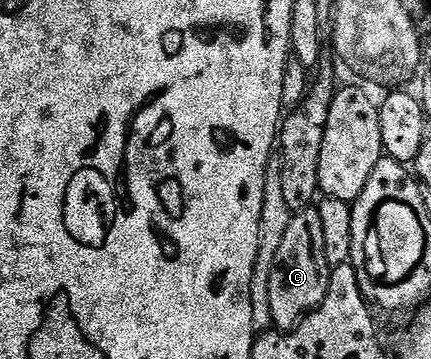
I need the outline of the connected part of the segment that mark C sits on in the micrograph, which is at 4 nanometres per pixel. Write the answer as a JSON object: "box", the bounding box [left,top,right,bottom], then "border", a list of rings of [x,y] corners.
{"box":[269,205,332,333],"border":[[[312,205],[304,211],[294,212],[289,221],[289,229],[285,229],[285,237],[277,249],[277,257],[273,257],[273,269],[269,273],[269,313],[272,324],[286,333],[296,327],[311,311],[316,311],[321,301],[325,301],[325,293],[329,293],[332,270],[325,261],[325,236],[318,206]]]}

